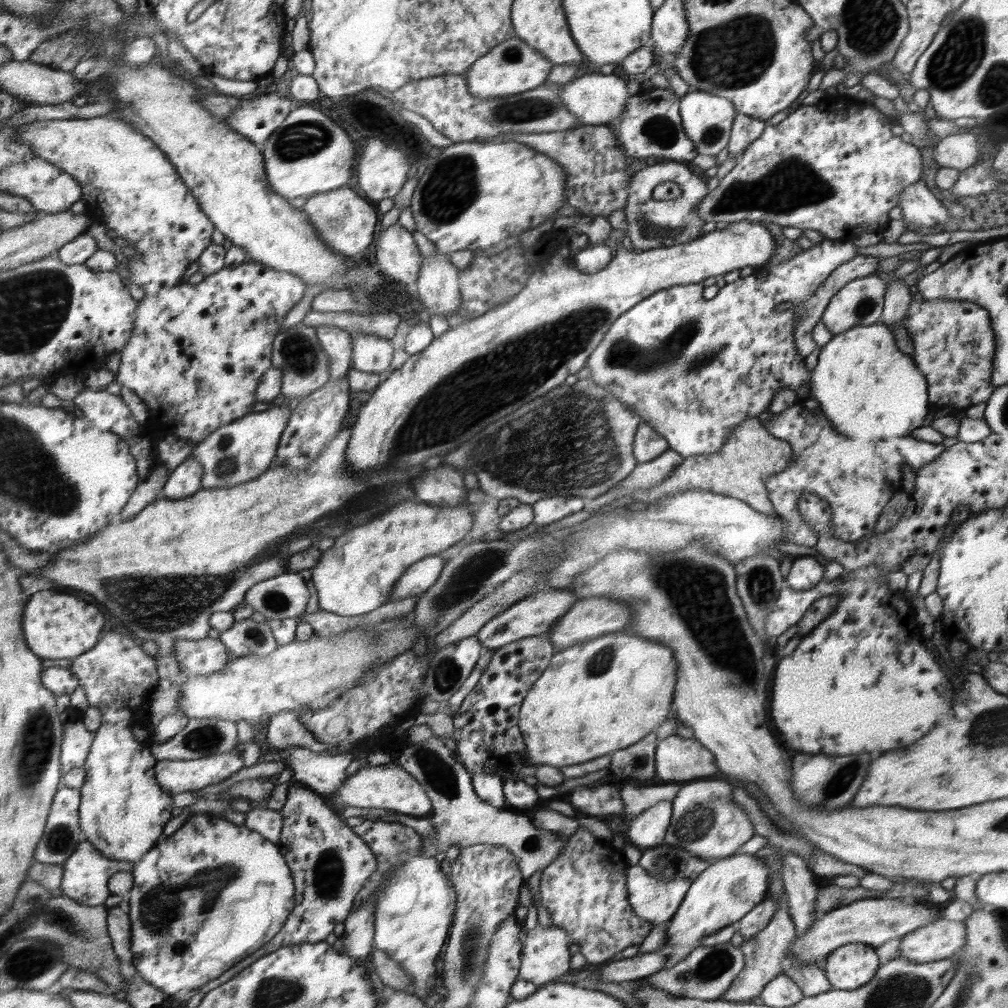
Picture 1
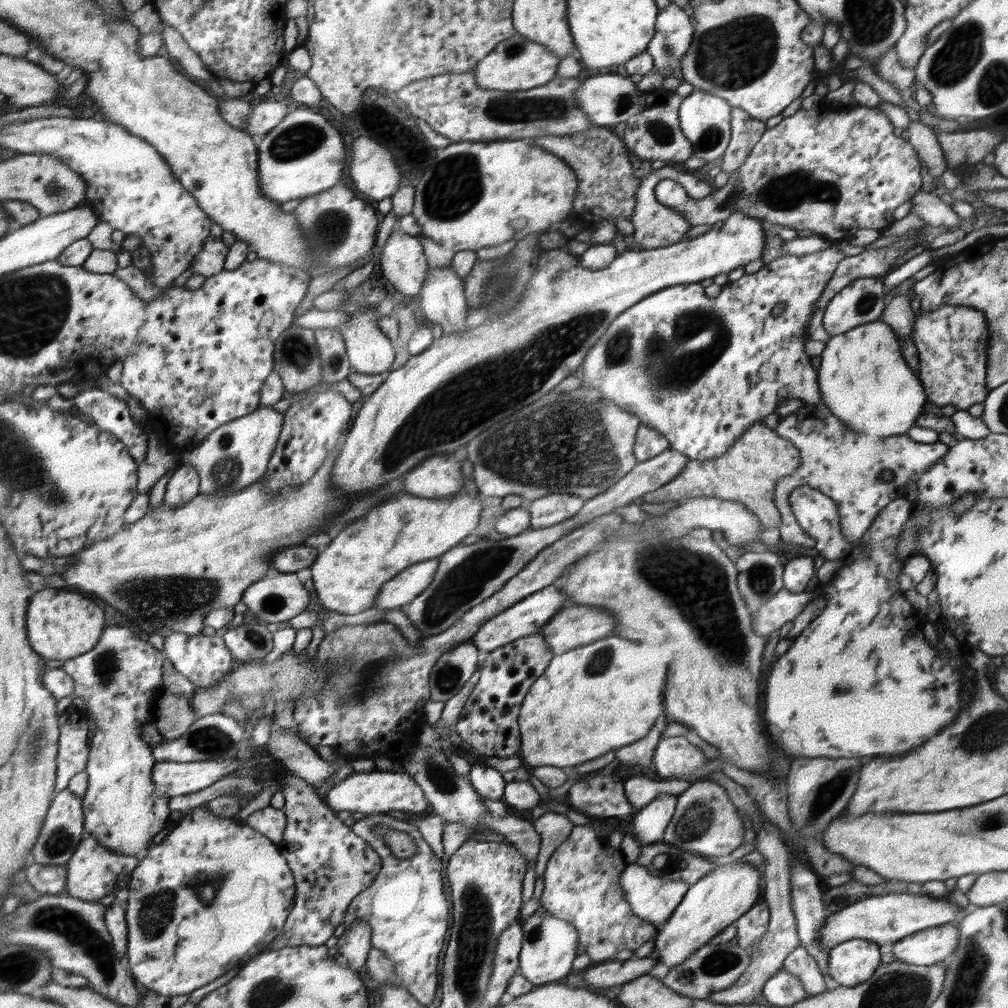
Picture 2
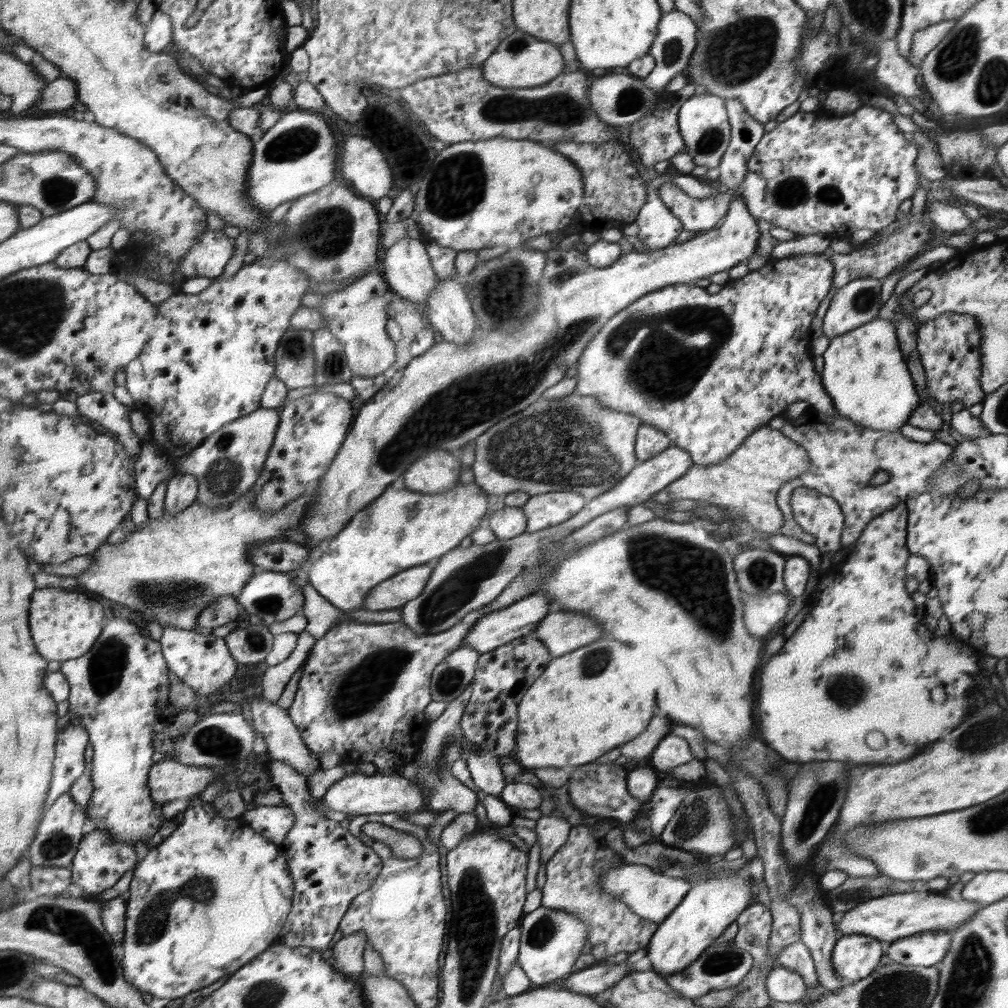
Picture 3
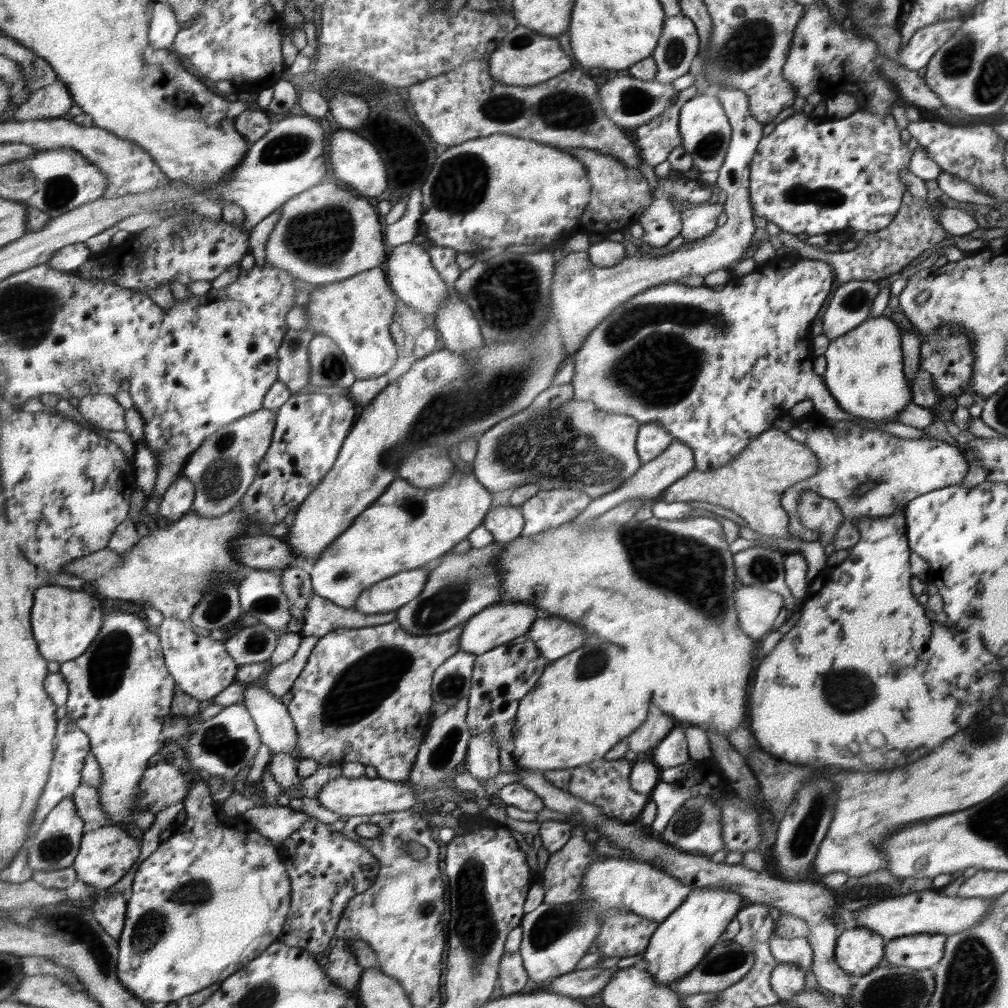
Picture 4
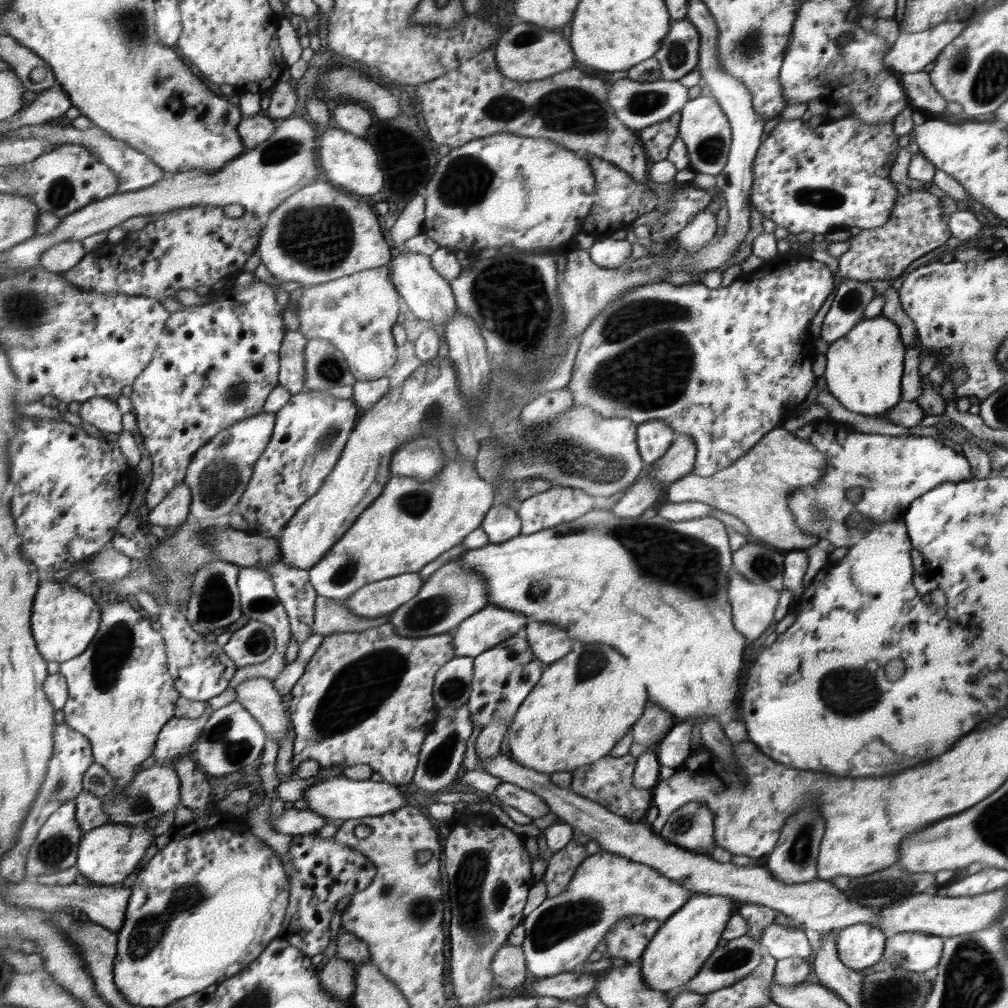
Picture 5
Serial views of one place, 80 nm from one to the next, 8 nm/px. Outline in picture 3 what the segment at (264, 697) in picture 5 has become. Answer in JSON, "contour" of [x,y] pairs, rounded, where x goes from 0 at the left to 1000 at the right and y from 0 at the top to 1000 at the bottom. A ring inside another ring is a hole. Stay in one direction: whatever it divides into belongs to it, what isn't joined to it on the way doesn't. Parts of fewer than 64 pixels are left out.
{"contour":[[[261,690],[250,692],[247,697],[250,705],[251,722],[254,726],[260,727],[262,736],[265,738],[265,746],[271,753],[285,756],[296,766],[302,767],[302,770],[306,771],[319,763],[316,753],[309,749],[304,737],[299,733],[298,725],[290,716],[285,704],[282,704],[275,696],[270,698]]]}

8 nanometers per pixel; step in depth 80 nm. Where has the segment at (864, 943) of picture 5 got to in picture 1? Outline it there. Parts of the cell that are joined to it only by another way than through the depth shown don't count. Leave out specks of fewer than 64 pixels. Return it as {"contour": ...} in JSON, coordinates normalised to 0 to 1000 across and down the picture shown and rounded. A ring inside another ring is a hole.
{"contour":[[[843,936],[830,940],[817,951],[817,955],[823,976],[833,982],[857,978],[874,957],[868,939],[857,936]]]}

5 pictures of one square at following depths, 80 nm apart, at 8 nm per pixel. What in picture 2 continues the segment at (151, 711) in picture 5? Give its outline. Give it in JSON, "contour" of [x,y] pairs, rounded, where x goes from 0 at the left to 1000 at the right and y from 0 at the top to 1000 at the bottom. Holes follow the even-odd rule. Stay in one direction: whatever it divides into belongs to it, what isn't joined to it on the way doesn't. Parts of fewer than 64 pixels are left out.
{"contour":[[[107,621],[107,627],[103,627],[103,635],[99,635],[99,639],[95,639],[95,643],[91,643],[91,647],[85,647],[85,649],[76,651],[74,654],[63,656],[63,660],[61,663],[73,674],[73,683],[70,691],[72,693],[75,691],[80,692],[84,696],[81,707],[86,714],[87,712],[92,712],[94,716],[94,727],[90,732],[88,751],[84,762],[84,765],[87,767],[87,781],[85,782],[85,788],[81,790],[83,827],[89,829],[89,831],[95,831],[101,841],[107,841],[107,843],[111,843],[115,845],[115,847],[139,850],[145,845],[147,833],[151,833],[151,831],[163,821],[163,817],[165,817],[165,813],[167,813],[167,808],[169,808],[169,804],[167,804],[167,800],[165,800],[167,796],[163,796],[161,791],[151,788],[151,784],[155,782],[153,775],[153,758],[155,758],[155,754],[151,752],[151,742],[141,734],[141,728],[139,728],[141,720],[143,720],[143,718],[147,716],[147,712],[149,712],[149,700],[155,696],[157,685],[161,683],[163,650],[161,646],[157,647],[157,645],[153,645],[151,639],[147,639],[147,637],[139,635],[137,631],[133,631],[133,629],[129,627],[129,623],[123,623],[123,621]]]}

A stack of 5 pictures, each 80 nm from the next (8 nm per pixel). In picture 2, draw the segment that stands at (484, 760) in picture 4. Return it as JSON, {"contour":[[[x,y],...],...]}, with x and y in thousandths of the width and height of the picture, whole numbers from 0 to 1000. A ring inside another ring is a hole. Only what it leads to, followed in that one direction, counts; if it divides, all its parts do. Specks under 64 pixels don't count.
{"contour":[[[478,755],[468,757],[466,776],[474,789],[485,794],[499,794],[503,776],[490,761],[485,761]]]}

